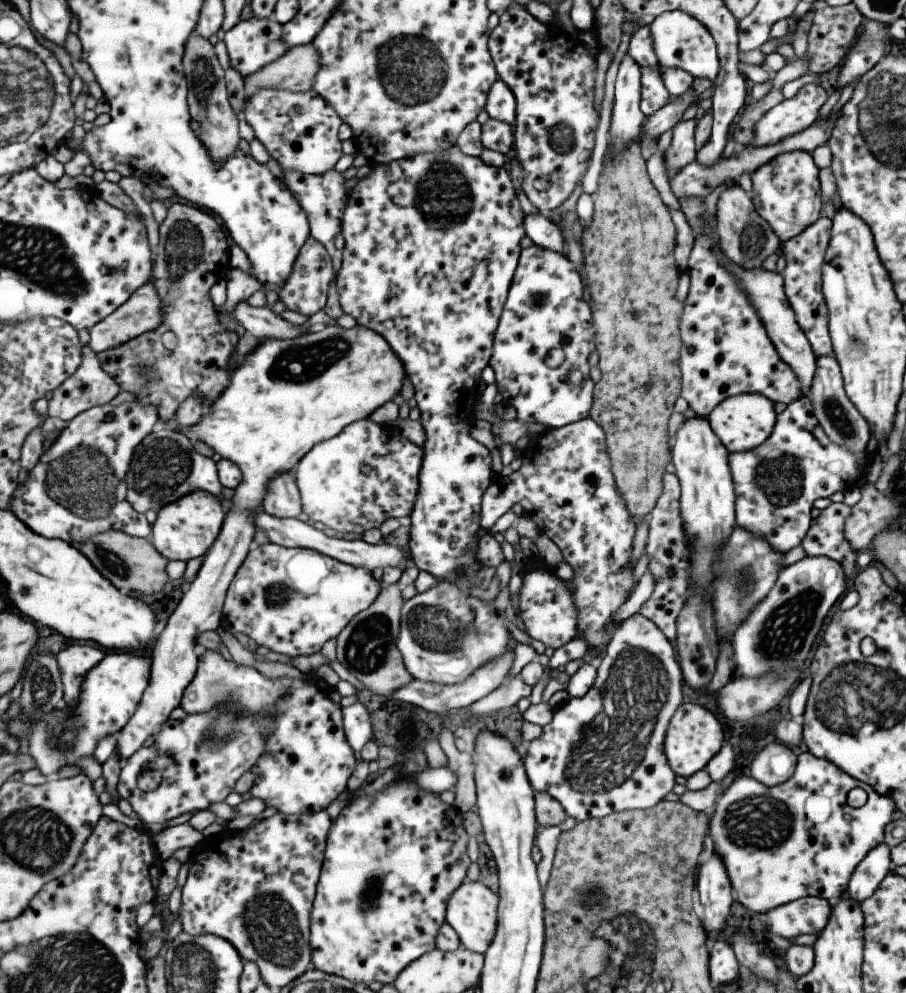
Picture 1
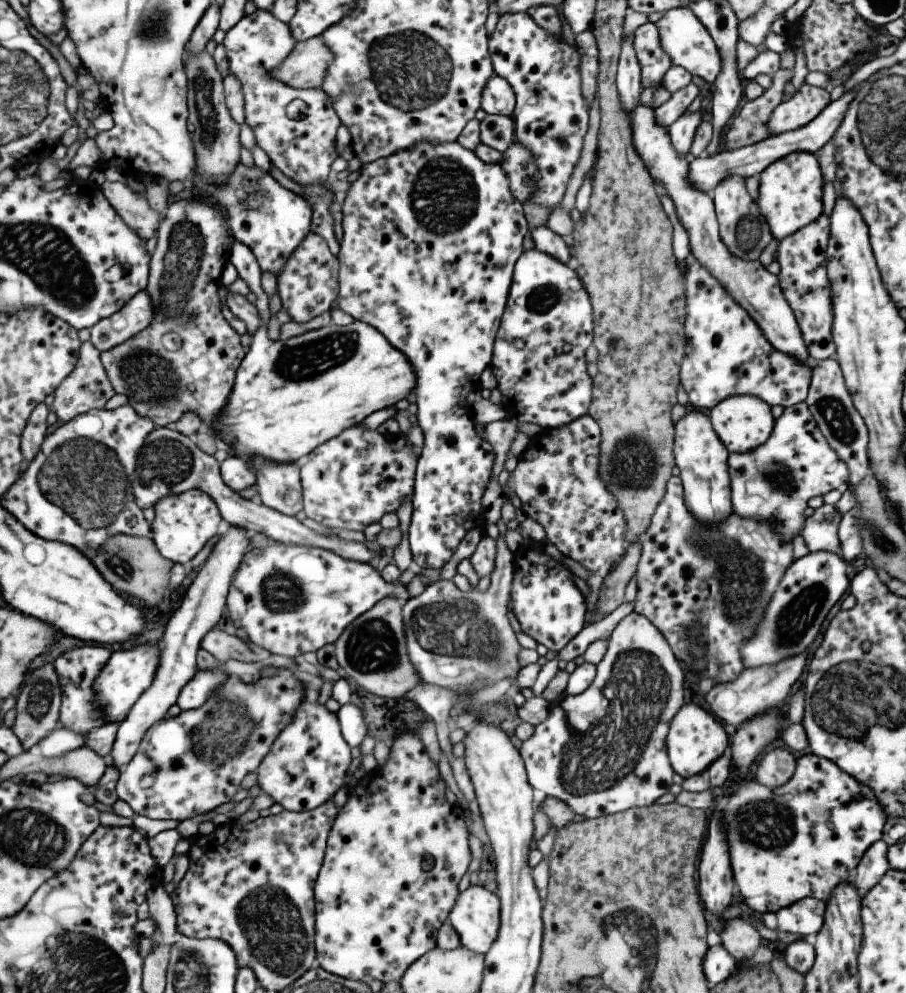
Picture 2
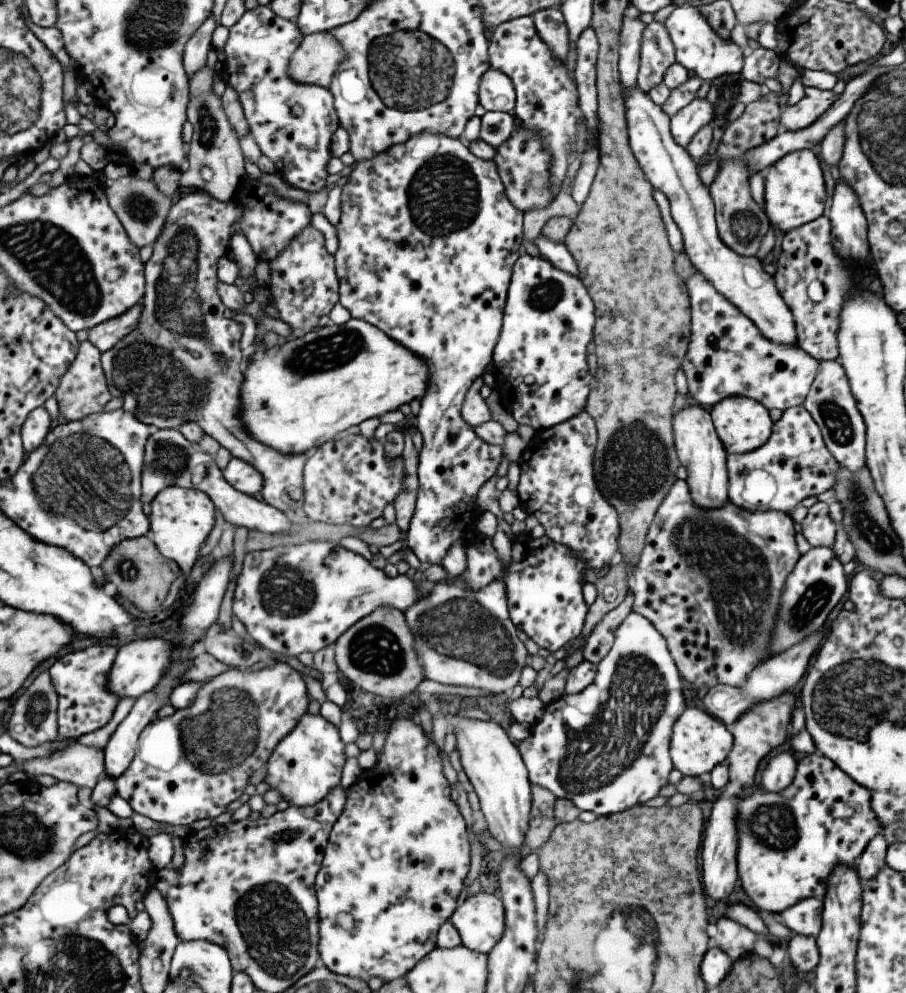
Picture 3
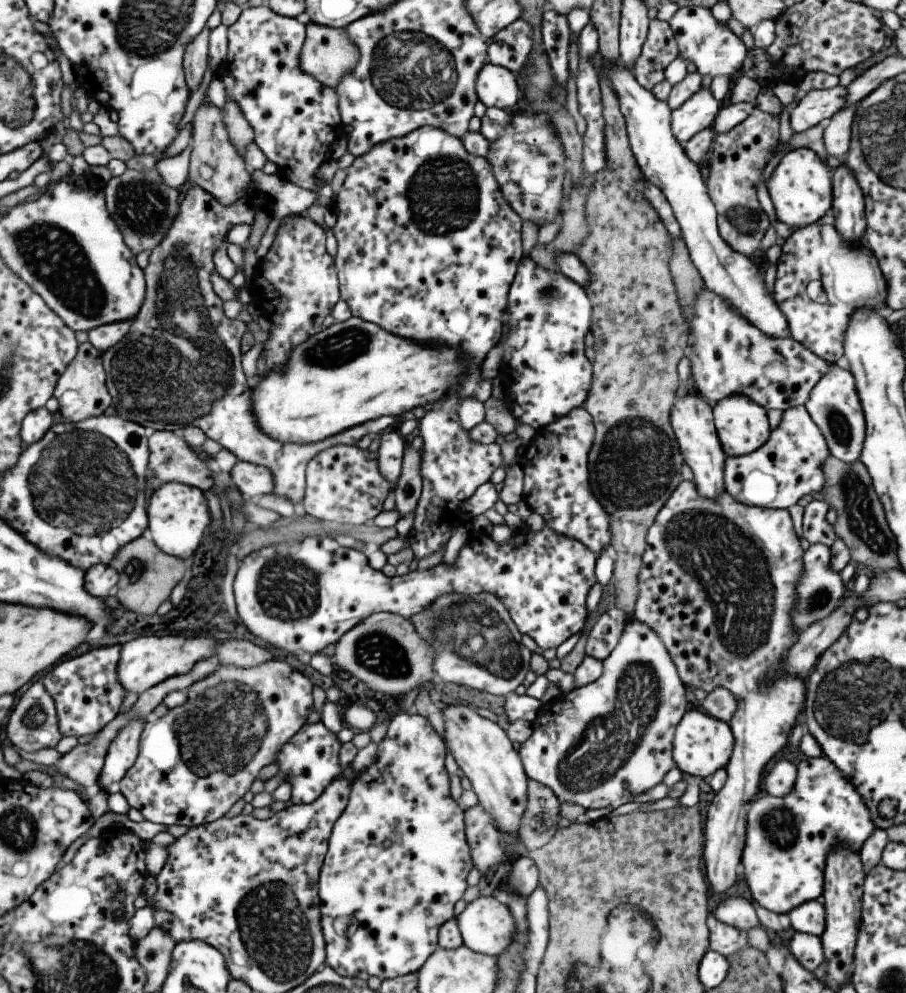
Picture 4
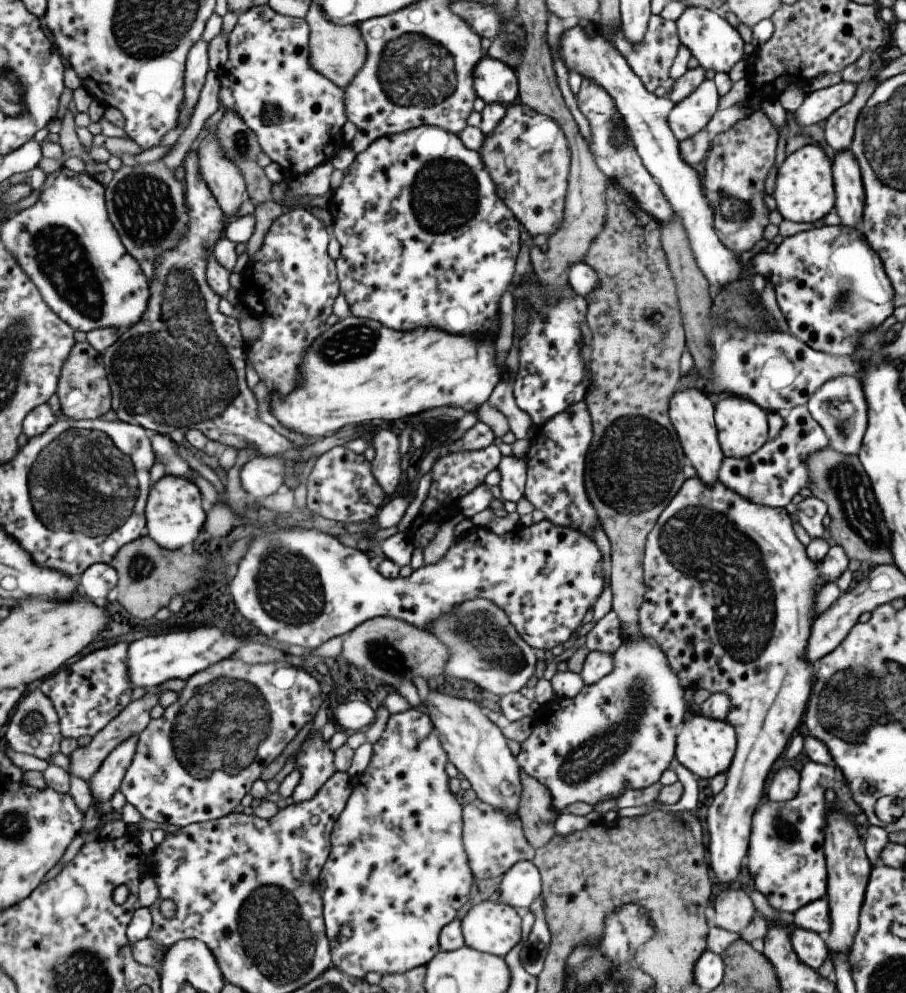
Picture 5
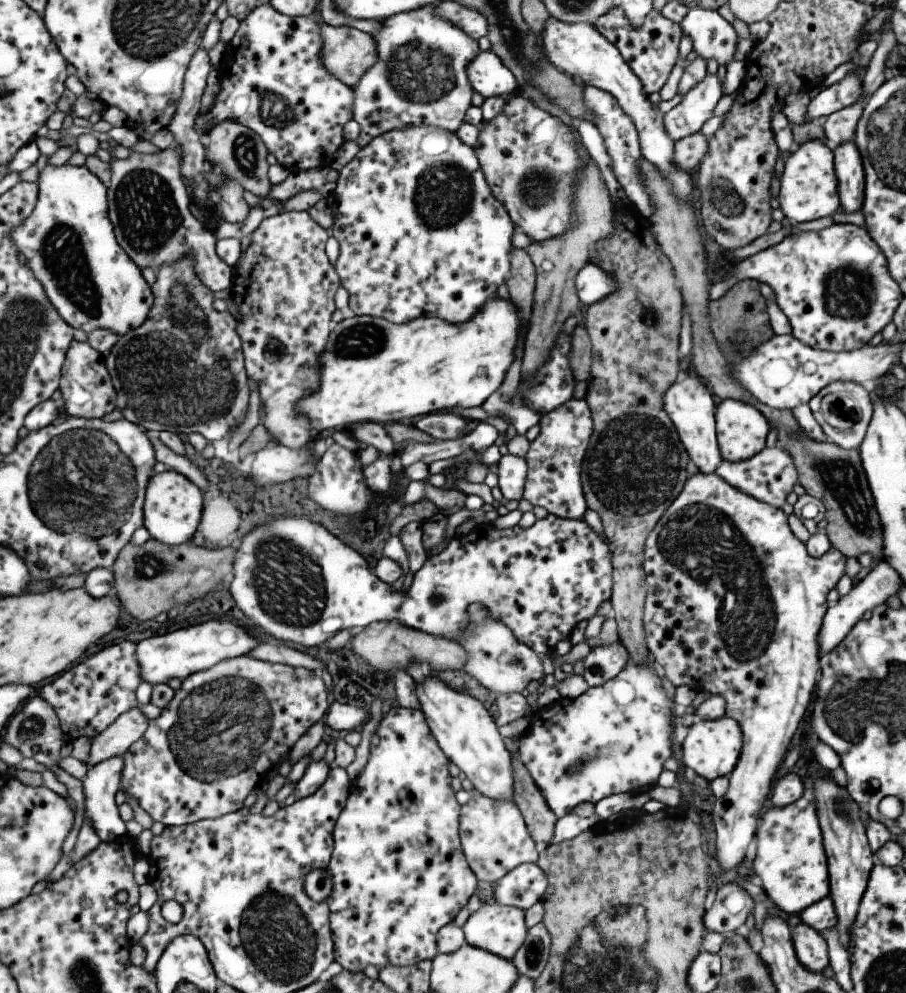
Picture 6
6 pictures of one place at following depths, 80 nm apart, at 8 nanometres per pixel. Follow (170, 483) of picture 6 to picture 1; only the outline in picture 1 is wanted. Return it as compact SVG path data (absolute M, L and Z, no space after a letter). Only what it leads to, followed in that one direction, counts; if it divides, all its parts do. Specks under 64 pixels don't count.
M194 491L181 496L179 500L163 506L156 512L157 518L151 525L151 546L167 561L187 562L211 547L221 531L225 517L221 502L206 491Z

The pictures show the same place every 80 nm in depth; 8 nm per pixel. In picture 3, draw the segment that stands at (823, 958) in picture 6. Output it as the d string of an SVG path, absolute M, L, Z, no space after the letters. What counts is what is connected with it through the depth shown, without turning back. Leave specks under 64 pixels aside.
M794 934L786 948L786 956L791 961L792 968L801 976L816 967L819 957L815 937Z

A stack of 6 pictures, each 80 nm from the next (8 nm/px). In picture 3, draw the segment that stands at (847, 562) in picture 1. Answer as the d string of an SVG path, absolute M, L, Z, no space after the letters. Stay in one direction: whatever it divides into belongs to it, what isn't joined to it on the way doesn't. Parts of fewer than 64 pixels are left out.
M817 501L807 509L806 516L796 525L796 529L811 547L832 548L837 524L829 519L827 504Z

